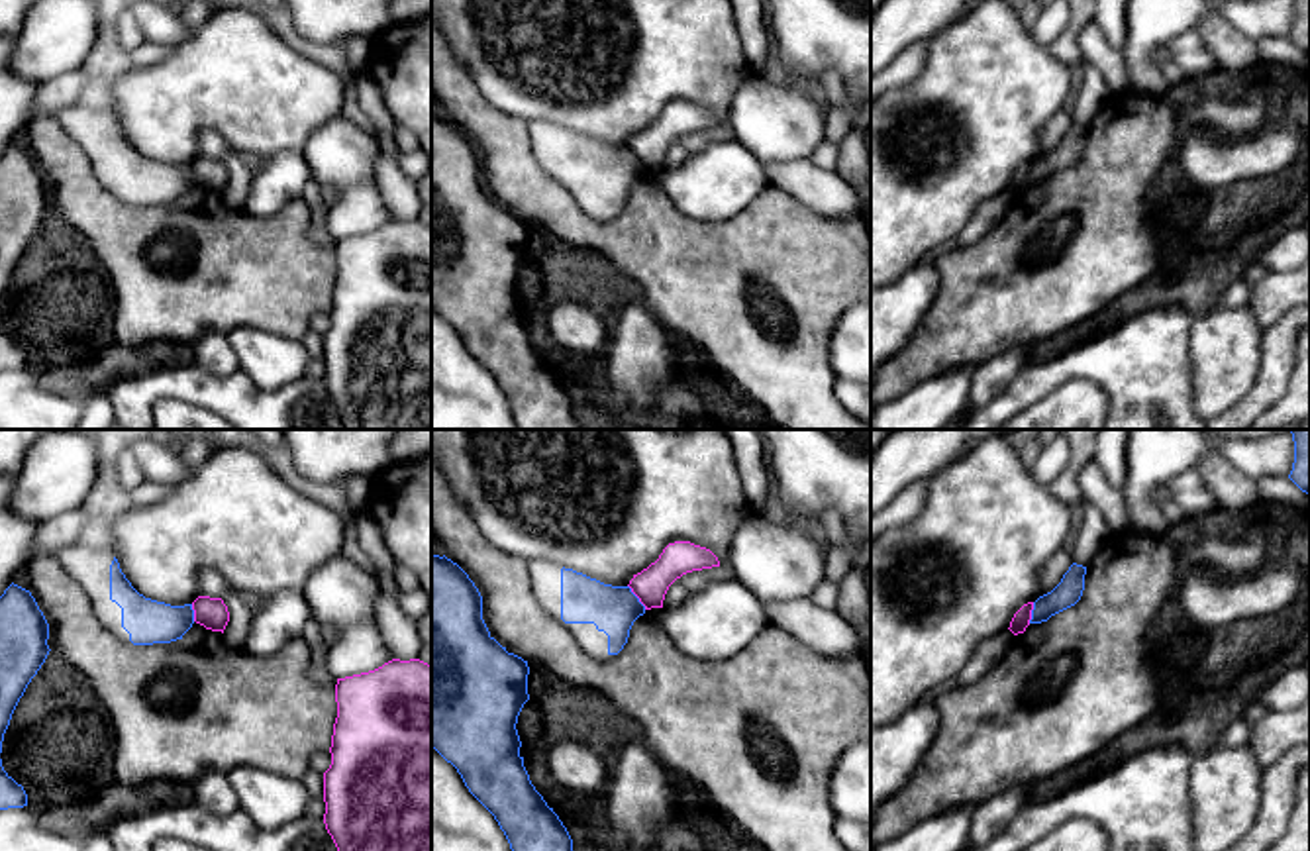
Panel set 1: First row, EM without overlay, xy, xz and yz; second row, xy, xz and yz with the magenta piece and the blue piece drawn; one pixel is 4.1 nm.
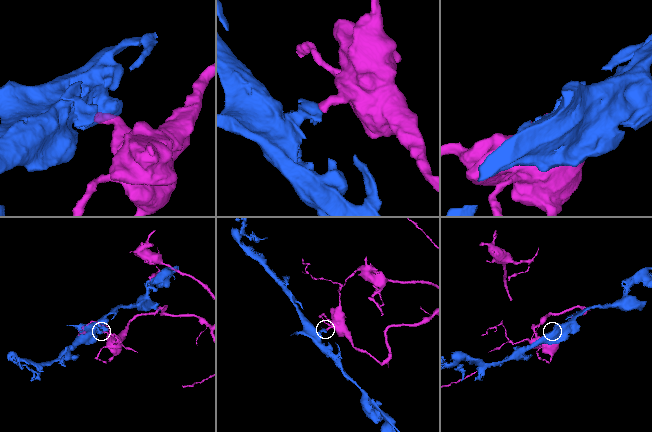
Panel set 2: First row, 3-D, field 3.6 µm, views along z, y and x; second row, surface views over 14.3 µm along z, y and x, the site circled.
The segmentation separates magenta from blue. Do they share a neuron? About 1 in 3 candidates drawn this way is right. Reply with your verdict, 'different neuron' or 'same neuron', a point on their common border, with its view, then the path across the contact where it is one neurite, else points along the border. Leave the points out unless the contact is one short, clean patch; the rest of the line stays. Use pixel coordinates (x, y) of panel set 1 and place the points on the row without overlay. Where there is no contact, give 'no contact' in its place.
different neuron | xz (636, 155) | along xz (628, 146), (646, 169)

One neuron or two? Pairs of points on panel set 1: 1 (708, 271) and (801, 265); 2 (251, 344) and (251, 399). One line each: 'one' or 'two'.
1: one
2: two

